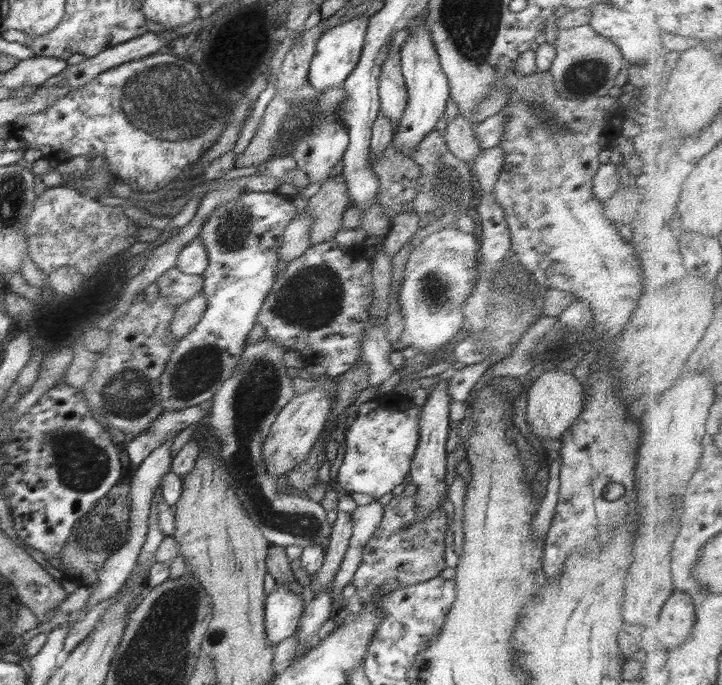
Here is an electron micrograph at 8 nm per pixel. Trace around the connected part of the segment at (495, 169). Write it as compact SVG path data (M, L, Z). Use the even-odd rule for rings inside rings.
M499 146L482 150L473 161L471 168L476 172L483 194L493 191L504 163L505 154Z

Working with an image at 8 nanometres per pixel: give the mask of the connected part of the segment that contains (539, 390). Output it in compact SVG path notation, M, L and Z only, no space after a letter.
M550 369L540 374L527 392L526 422L533 434L541 441L543 438L561 440L564 432L573 426L583 411L583 392L582 384L566 369Z

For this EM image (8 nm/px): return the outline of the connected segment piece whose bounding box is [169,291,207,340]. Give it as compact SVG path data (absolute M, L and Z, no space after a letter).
M201 291L201 293L197 294L194 298L174 308L174 318L172 318L169 324L171 336L173 336L173 338L178 338L178 340L184 338L186 334L197 326L206 307L207 300L203 295L203 291Z

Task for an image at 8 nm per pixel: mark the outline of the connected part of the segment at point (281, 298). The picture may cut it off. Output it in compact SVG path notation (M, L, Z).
M333 238L328 239L327 241L322 241L317 245L311 245L311 247L308 248L302 256L296 260L292 260L290 264L287 264L284 276L278 276L274 281L272 290L268 293L268 296L258 313L256 323L261 324L265 328L266 339L273 340L275 343L280 343L282 348L288 351L299 352L303 360L309 364L321 364L326 368L326 375L336 377L340 374L344 374L347 370L350 370L353 367L357 358L360 356L361 347L359 342L363 336L366 326L368 326L369 306L371 305L371 300L373 300L372 294L374 291L374 280L371 270L372 267L370 259L366 256L362 258L360 254L358 254L358 256L354 256L354 252L352 252L352 250L340 246Z

